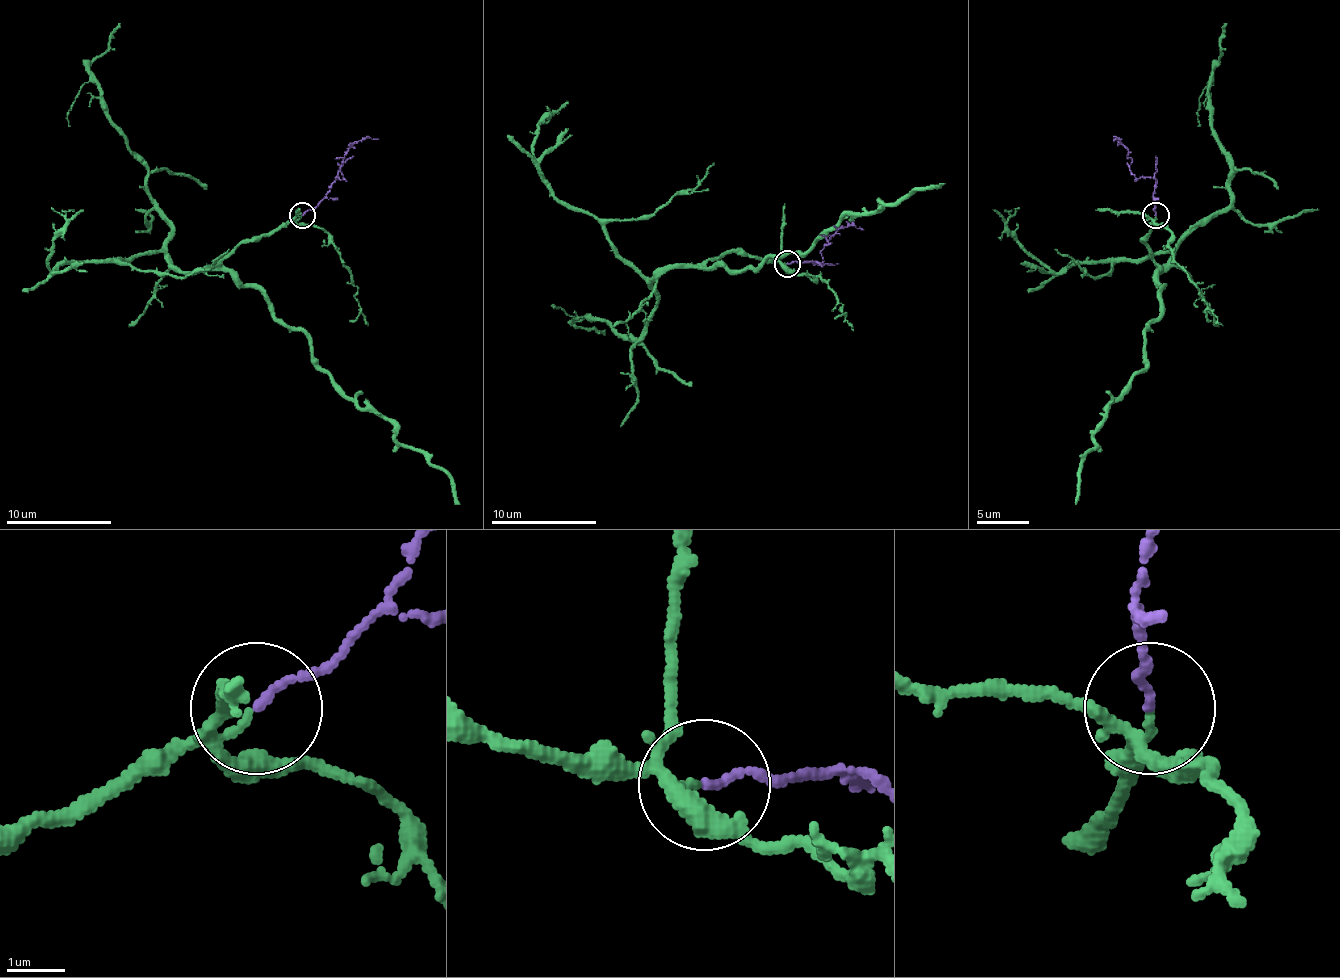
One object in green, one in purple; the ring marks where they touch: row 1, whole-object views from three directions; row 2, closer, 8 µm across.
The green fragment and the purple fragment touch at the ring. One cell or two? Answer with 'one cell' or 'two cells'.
one cell

